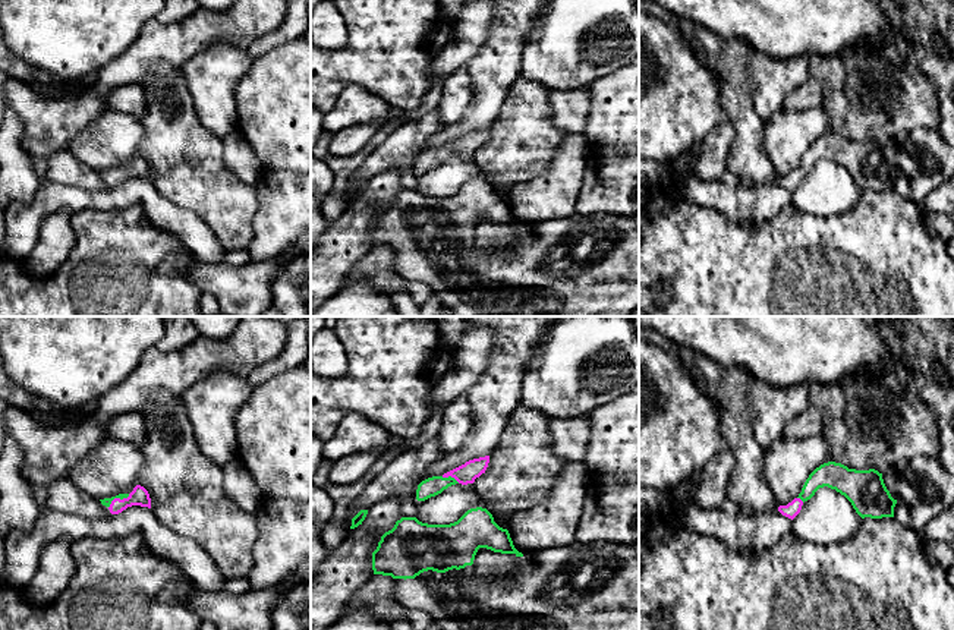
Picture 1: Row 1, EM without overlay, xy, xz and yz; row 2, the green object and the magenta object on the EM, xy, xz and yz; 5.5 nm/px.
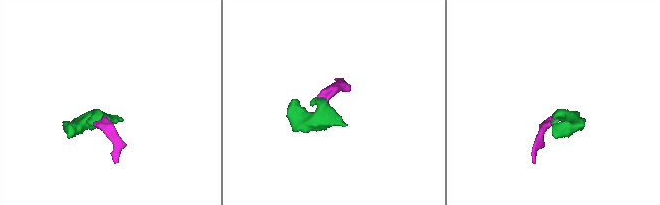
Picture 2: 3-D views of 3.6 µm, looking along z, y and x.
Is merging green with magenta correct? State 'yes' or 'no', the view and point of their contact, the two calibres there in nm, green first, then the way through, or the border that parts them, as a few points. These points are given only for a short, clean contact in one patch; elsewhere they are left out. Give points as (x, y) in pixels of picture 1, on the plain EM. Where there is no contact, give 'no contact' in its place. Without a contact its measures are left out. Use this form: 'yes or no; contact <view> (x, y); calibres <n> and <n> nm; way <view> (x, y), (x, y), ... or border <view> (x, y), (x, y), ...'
yes; contact xy (117, 169); calibres 50 and 100 nm; way xy (106, 173), (117, 169), (135, 170), (139, 167)

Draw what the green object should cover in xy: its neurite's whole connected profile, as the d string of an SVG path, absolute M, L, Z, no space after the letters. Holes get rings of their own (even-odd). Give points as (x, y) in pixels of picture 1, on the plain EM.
M136 157L130 166L119 166L116 168L104 170L100 173L103 177L106 177L110 182L111 186L119 186L132 177L141 177L141 179L151 180L149 166L141 157Z

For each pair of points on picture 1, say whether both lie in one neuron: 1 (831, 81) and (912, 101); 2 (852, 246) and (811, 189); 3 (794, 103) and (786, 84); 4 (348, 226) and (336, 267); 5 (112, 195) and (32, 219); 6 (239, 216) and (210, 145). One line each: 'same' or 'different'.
1: same
2: different
3: different
4: same
5: same
6: same

